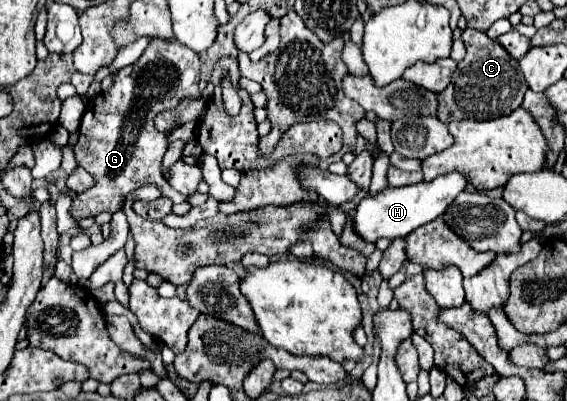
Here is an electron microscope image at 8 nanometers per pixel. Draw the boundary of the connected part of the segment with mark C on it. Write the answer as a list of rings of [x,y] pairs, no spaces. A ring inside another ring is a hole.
[[[468,27],[462,33],[462,41],[466,45],[466,57],[458,63],[458,69],[452,75],[452,83],[438,95],[438,119],[446,125],[450,121],[462,119],[496,119],[520,107],[528,85],[520,73],[518,61],[484,31]]]

